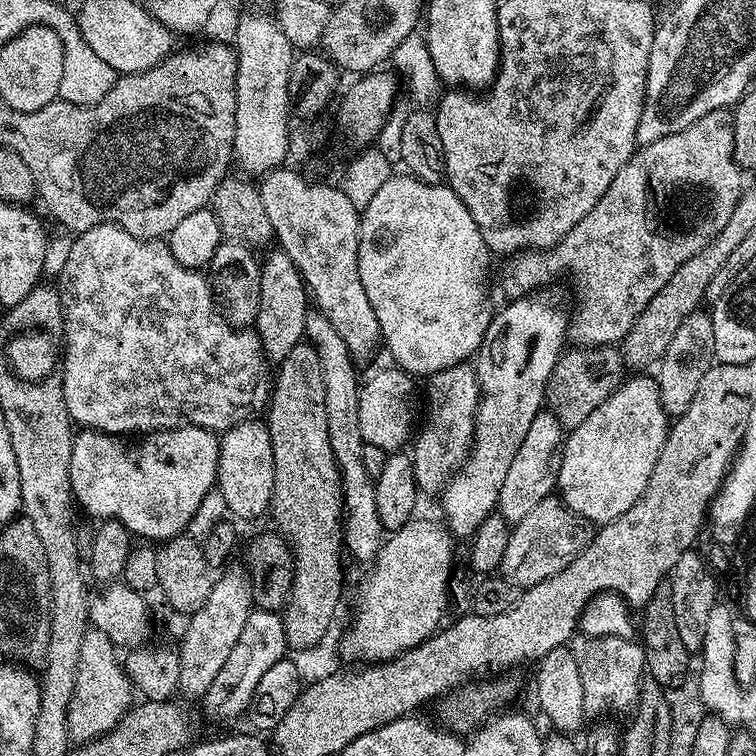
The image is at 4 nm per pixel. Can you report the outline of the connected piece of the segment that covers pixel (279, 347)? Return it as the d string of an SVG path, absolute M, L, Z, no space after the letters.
M282 250L275 251L265 260L263 257L260 264L260 301L254 331L265 357L279 362L305 339L304 323L310 311L310 293L294 262L290 262Z

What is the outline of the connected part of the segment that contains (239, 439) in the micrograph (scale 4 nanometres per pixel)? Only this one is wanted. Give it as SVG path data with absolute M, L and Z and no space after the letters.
M249 418L243 424L235 424L220 436L220 457L216 471L218 493L224 499L224 504L233 512L231 515L237 521L256 520L260 515L267 513L272 506L274 494L274 450L270 446L268 425L263 419Z

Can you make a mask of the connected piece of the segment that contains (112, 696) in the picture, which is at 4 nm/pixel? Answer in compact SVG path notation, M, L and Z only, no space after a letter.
M90 628L82 638L74 696L67 706L67 734L71 743L81 745L99 739L116 726L133 703L134 687L123 667L116 664L116 652L116 645L97 628Z

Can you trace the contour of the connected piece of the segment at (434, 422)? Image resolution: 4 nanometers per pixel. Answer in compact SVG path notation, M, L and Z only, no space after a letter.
M468 362L435 372L434 375L427 377L426 384L428 384L428 417L424 420L424 429L420 428L415 433L410 455L417 489L423 495L425 492L426 495L432 496L443 489L456 469L467 459L472 431L476 429L480 384L476 380L475 367Z

